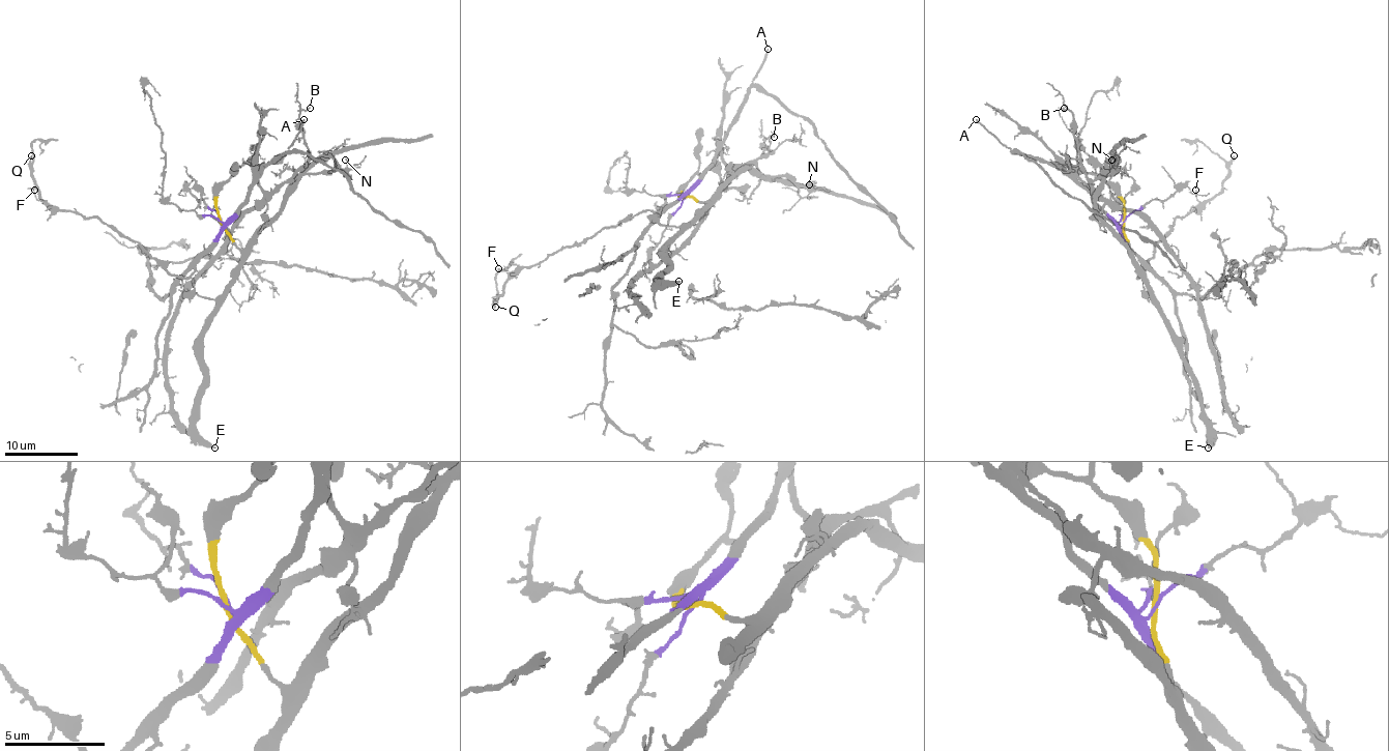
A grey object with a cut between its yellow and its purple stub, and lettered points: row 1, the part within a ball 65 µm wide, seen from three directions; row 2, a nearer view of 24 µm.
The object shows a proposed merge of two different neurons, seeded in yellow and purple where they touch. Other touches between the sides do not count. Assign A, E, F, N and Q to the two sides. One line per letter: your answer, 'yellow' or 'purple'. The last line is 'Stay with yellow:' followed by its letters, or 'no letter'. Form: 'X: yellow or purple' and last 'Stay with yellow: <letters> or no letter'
A: purple
E: yellow
F: purple
N: yellow
Q: purple
Stay with yellow: E, N

